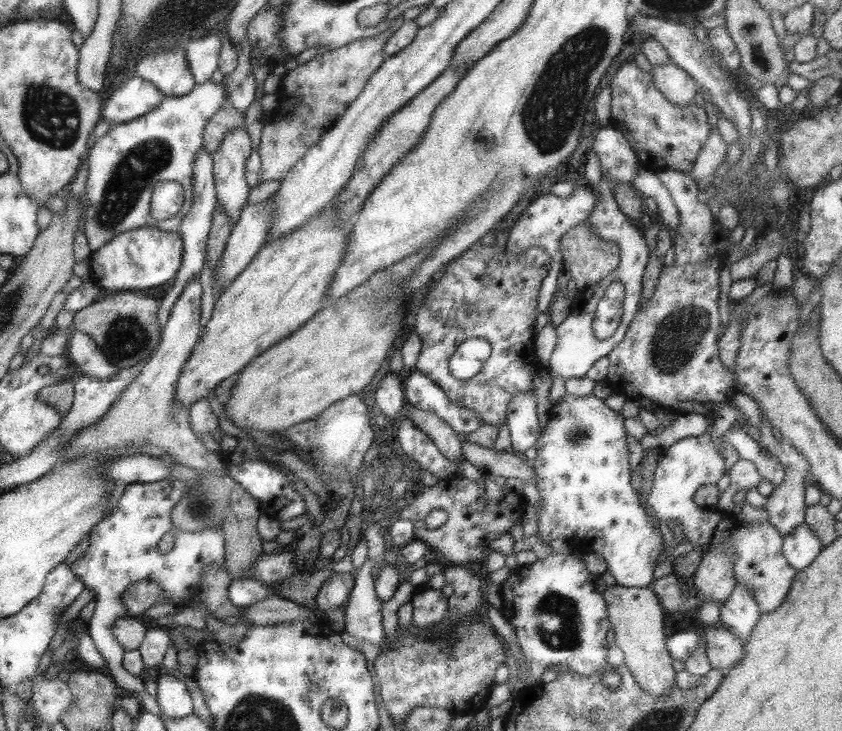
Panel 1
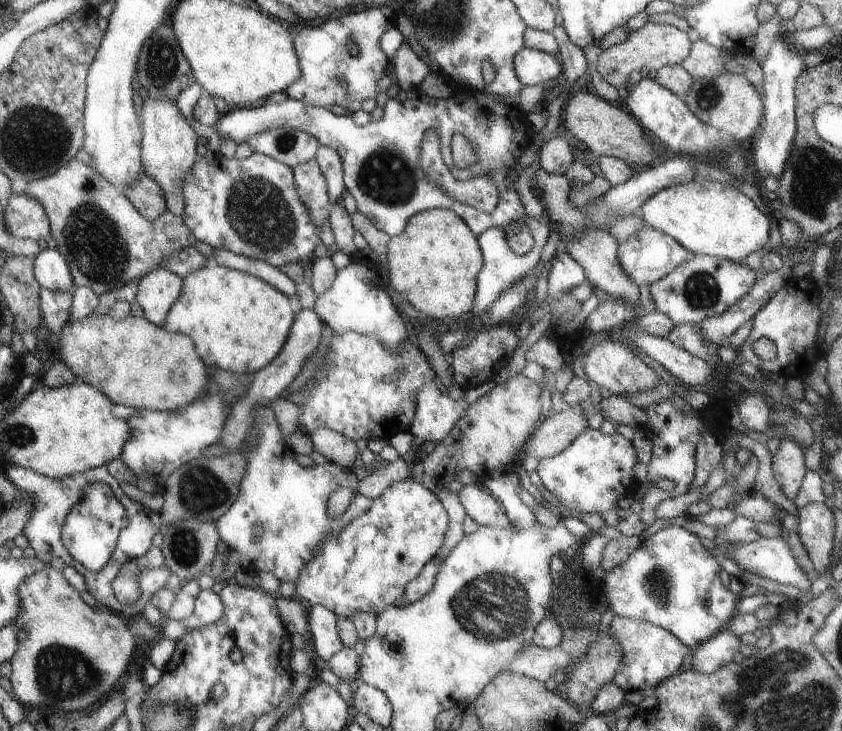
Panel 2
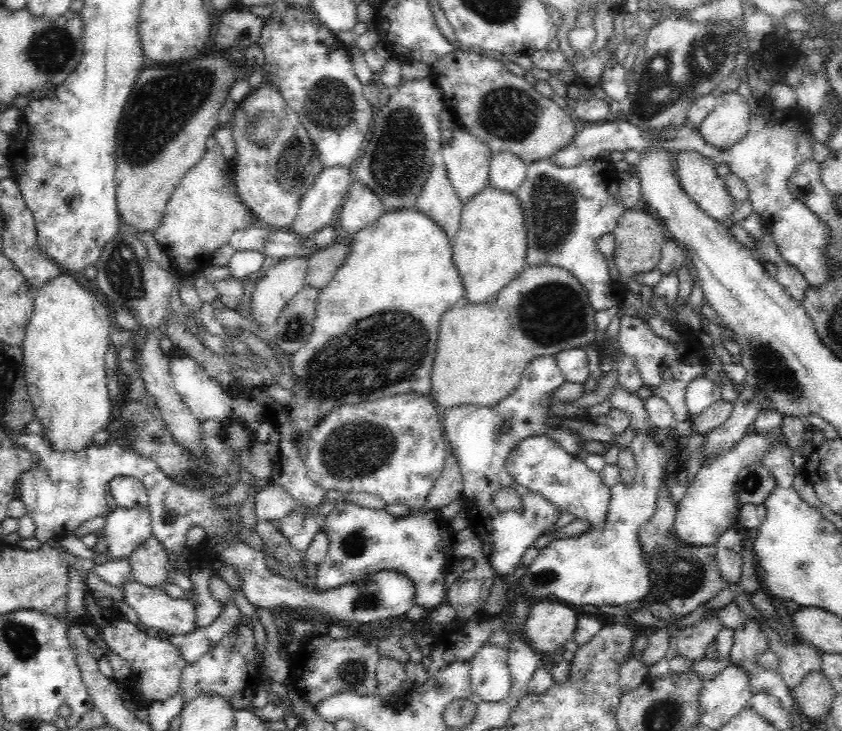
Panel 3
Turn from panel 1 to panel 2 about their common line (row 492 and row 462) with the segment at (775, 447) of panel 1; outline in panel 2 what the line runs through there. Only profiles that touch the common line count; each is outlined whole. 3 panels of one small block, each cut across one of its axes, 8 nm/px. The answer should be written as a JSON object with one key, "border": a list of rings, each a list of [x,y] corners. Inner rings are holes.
{"border":[[[783,440],[779,444],[775,454],[771,456],[771,472],[773,472],[773,480],[783,492],[781,496],[793,502],[801,486],[801,480],[807,472],[803,464],[803,450],[797,446],[797,442]]]}

